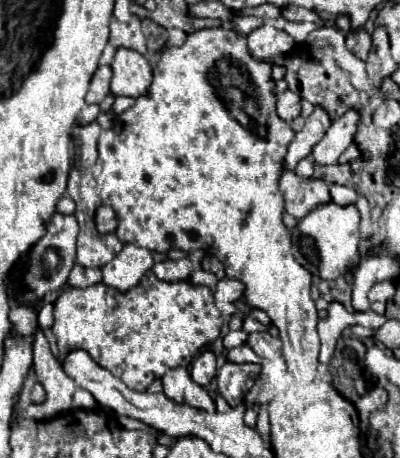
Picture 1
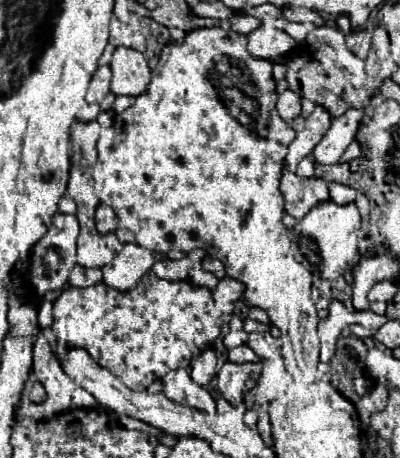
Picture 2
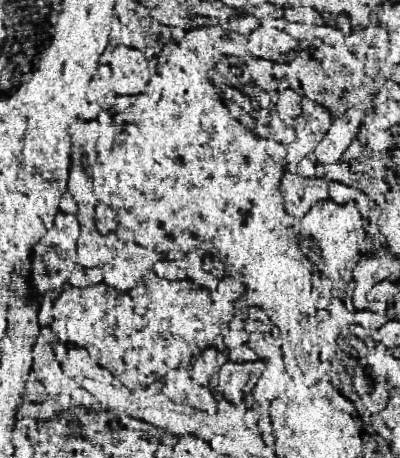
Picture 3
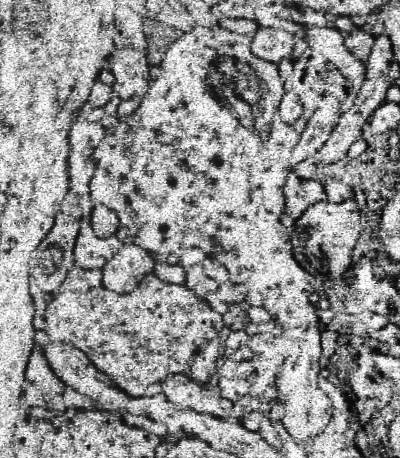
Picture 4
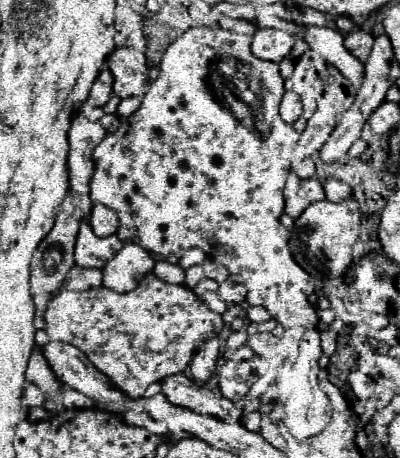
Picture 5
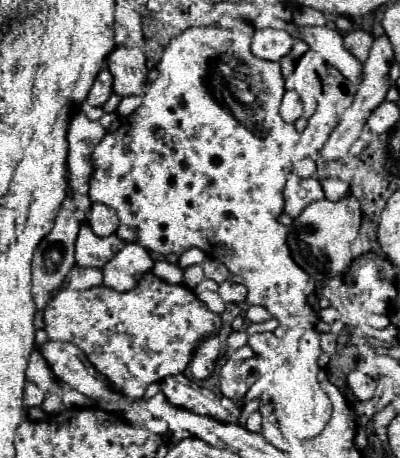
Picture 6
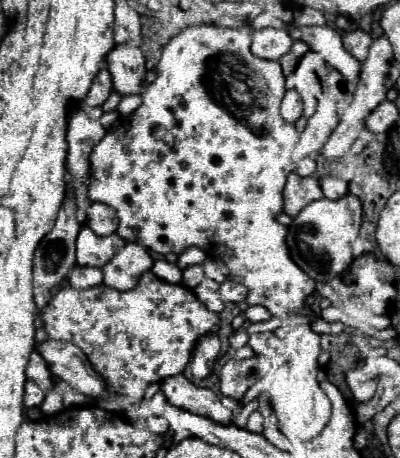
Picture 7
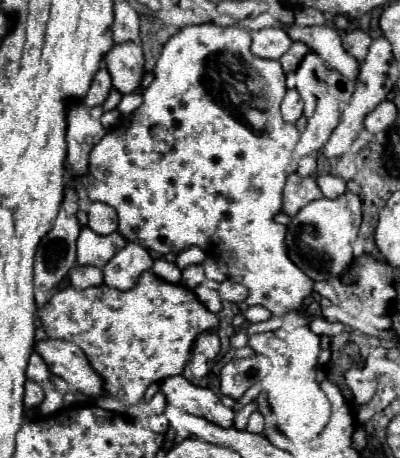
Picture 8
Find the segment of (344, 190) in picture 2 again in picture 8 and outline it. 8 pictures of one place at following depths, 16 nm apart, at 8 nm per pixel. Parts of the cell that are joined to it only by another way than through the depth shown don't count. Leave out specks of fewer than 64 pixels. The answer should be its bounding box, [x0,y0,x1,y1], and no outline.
[314,174,346,198]

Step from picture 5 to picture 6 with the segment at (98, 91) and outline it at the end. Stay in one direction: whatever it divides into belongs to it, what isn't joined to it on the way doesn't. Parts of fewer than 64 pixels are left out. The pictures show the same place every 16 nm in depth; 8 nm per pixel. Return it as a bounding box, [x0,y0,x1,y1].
[84,68,112,106]

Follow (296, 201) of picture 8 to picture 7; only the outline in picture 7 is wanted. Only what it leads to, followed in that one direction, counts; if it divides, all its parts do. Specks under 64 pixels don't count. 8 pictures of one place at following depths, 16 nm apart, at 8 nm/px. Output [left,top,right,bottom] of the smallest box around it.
[282,172,322,216]

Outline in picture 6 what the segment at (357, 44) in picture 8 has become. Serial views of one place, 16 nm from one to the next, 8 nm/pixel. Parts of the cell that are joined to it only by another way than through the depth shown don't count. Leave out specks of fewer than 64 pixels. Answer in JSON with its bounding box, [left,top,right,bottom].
[344,28,372,62]

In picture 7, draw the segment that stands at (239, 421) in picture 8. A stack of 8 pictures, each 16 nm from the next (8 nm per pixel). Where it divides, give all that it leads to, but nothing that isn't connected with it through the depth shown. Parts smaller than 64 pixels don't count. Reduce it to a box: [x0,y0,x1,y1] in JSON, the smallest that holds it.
[236,400,258,428]

